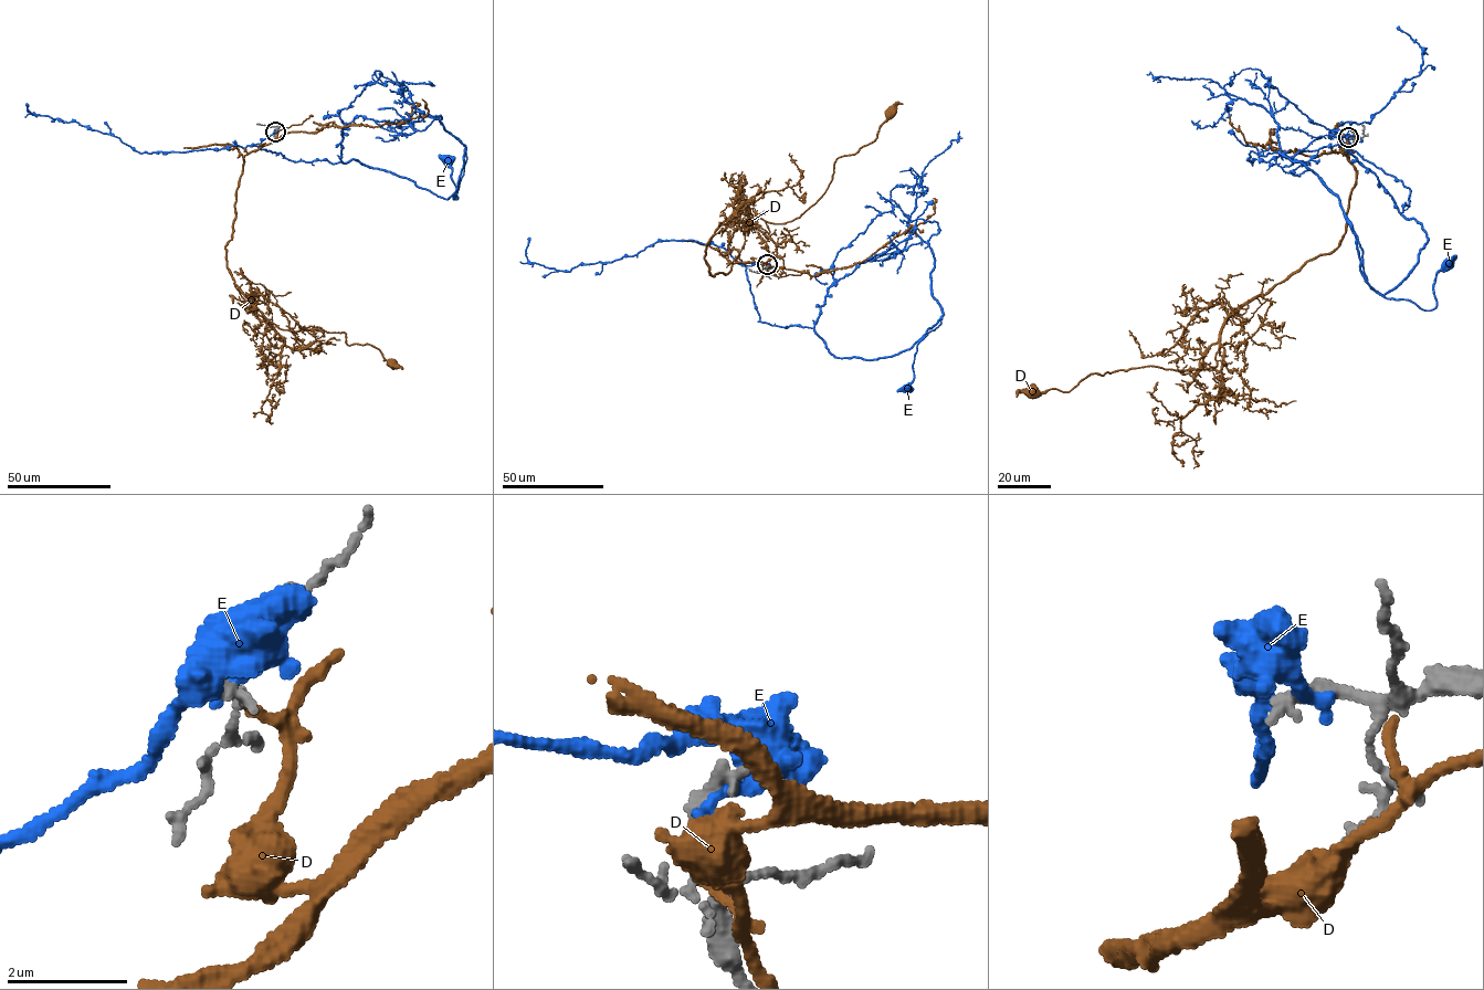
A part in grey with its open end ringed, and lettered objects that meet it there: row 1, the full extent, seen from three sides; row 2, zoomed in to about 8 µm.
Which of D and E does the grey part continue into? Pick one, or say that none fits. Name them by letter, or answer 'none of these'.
none of these

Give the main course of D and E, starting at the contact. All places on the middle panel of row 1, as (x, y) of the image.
D: (766, 269), (739, 262), (713, 277), (706, 243), (735, 213), (799, 218), (834, 161), (891, 112)
E: (767, 265), (746, 266), (760, 322), (813, 328), (835, 357), (876, 359), (918, 341), (911, 390), (906, 386)

